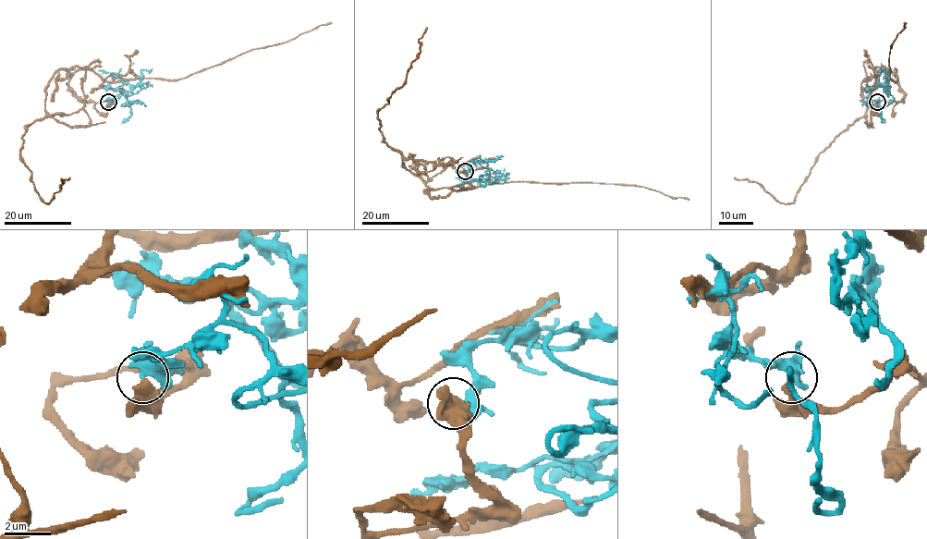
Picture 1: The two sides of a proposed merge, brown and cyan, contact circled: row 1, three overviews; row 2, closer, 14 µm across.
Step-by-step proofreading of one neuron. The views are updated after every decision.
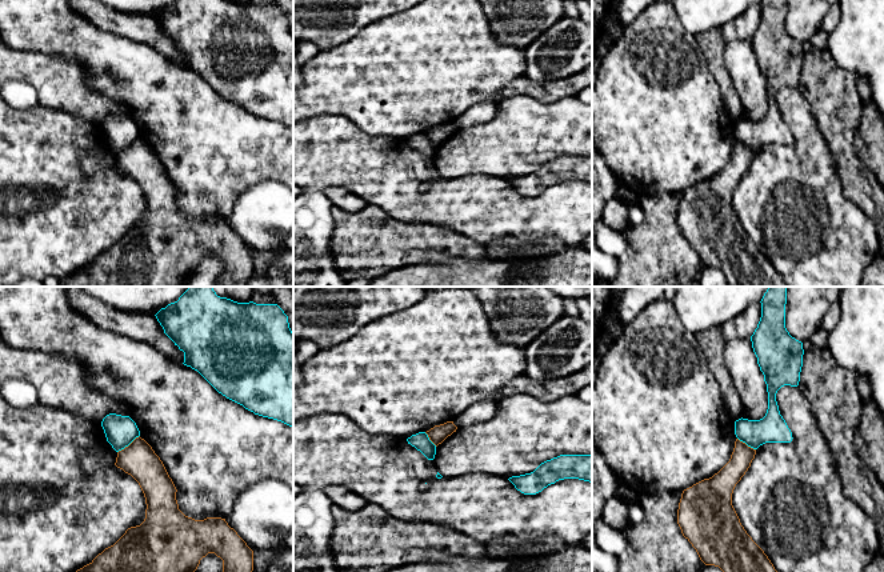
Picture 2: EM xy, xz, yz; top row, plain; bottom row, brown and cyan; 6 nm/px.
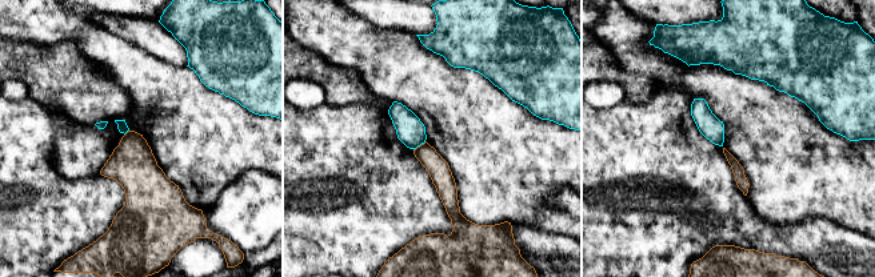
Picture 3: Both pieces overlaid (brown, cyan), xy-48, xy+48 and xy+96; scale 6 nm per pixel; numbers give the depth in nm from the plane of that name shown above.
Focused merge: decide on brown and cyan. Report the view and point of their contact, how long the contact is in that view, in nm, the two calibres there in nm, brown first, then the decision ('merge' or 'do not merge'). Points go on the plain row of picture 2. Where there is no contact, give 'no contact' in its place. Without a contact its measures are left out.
meets brown in xy at (130, 146); contact 170 nm long; 200 nm thick on the brown side, 190 nm on the other; do not merge

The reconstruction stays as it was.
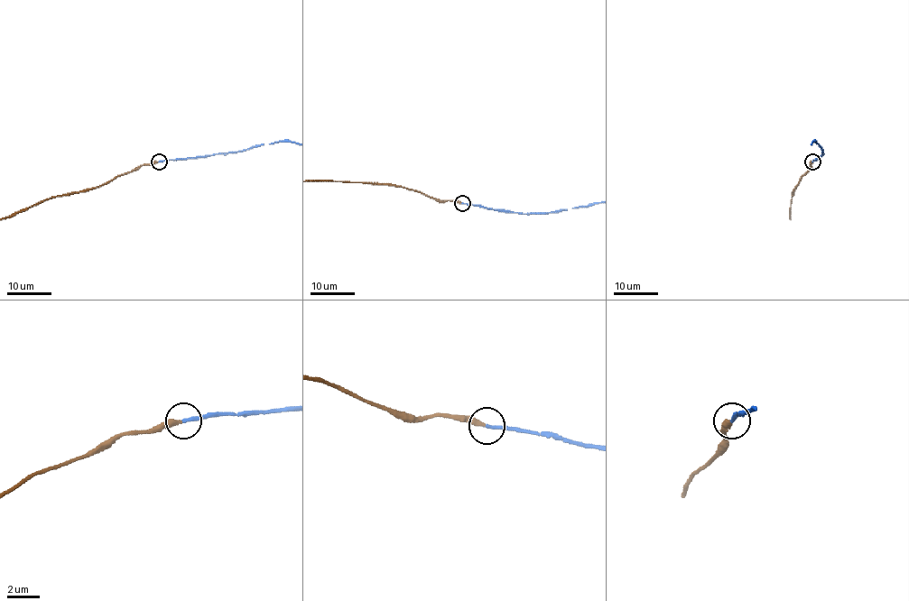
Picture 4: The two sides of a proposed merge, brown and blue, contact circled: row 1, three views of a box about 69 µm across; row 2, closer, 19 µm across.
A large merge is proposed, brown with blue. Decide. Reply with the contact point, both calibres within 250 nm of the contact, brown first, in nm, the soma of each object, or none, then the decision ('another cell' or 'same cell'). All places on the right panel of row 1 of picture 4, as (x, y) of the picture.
(812, 161) | 300/220 nm | brown none | blue none | same cell

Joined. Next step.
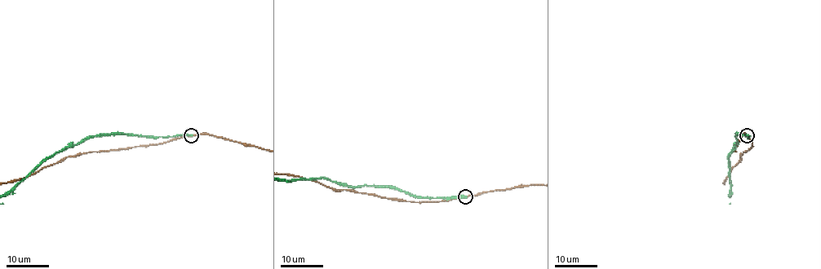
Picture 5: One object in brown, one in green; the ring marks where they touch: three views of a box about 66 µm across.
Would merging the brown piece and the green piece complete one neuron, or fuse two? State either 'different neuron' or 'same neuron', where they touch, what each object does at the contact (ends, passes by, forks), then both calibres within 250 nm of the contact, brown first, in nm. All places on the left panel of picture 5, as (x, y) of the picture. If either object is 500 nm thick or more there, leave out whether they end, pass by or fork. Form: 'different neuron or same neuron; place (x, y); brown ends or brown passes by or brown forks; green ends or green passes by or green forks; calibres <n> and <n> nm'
different neuron; place (191, 135); brown ends; green ends; calibres 280 and 400 nm

